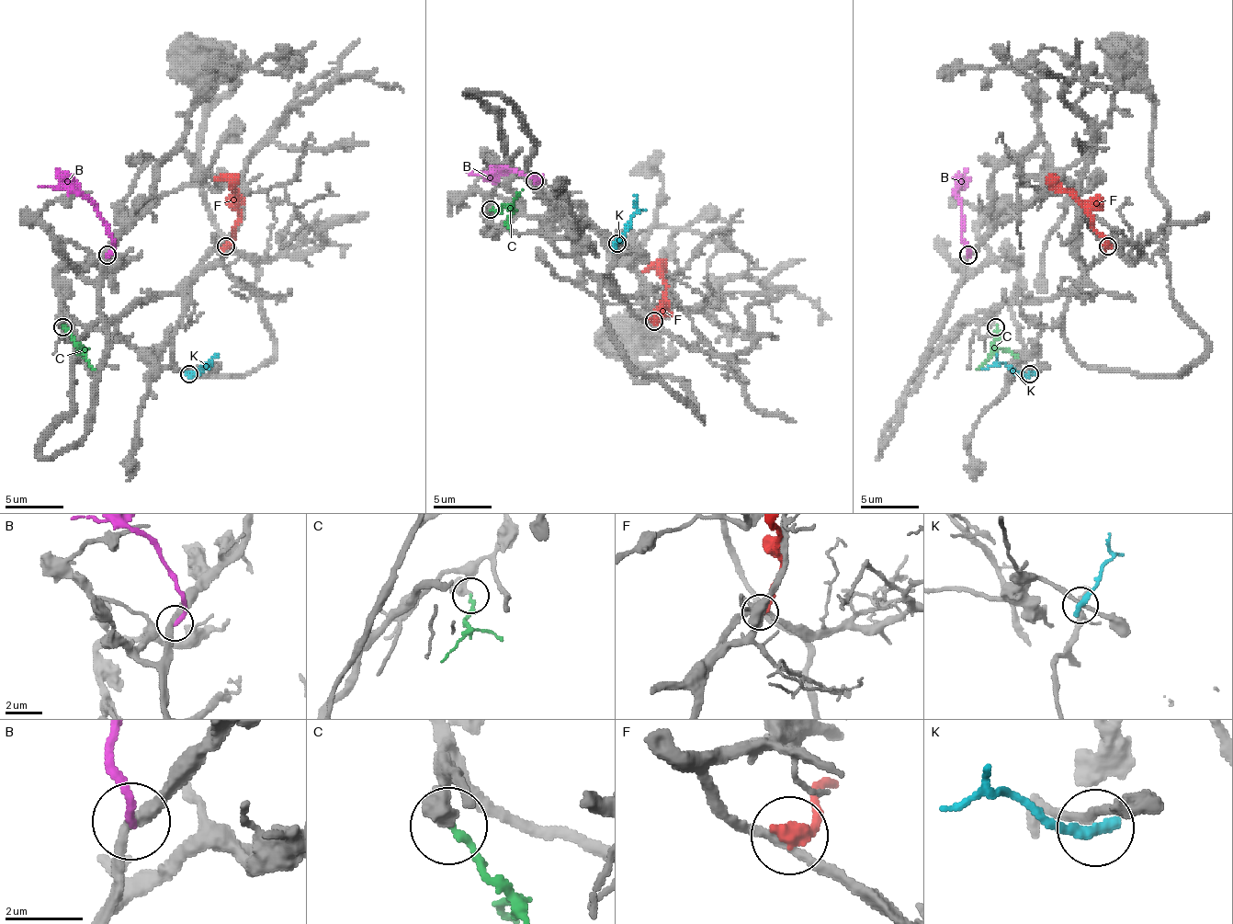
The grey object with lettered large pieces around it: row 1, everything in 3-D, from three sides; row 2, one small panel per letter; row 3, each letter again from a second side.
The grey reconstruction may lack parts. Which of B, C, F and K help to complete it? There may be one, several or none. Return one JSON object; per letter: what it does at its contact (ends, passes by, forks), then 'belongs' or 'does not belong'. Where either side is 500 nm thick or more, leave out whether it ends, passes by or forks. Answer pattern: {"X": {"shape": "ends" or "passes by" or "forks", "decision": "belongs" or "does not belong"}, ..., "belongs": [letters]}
{"B": {"shape": "ends", "decision": "does not belong"}, "C": {"shape": "ends", "decision": "does not belong"}, "F": {"shape": "ends", "decision": "does not belong"}, "K": {"shape": "ends", "decision": "does not belong"}, "belongs": []}

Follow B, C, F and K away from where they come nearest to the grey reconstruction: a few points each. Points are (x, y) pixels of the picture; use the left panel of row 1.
B: (106, 254), (112, 248), (109, 227), (85, 198), (53, 187), (39, 187)
C: (62, 327), (95, 369)
F: (227, 245), (238, 216), (238, 195), (230, 180), (215, 180)
K: (188, 374), (206, 363), (206, 369)

